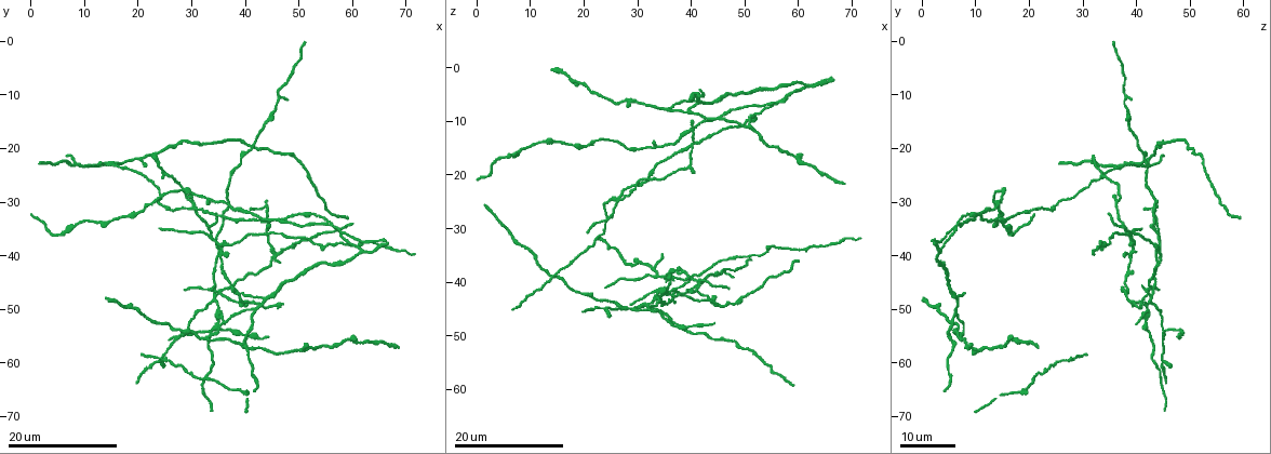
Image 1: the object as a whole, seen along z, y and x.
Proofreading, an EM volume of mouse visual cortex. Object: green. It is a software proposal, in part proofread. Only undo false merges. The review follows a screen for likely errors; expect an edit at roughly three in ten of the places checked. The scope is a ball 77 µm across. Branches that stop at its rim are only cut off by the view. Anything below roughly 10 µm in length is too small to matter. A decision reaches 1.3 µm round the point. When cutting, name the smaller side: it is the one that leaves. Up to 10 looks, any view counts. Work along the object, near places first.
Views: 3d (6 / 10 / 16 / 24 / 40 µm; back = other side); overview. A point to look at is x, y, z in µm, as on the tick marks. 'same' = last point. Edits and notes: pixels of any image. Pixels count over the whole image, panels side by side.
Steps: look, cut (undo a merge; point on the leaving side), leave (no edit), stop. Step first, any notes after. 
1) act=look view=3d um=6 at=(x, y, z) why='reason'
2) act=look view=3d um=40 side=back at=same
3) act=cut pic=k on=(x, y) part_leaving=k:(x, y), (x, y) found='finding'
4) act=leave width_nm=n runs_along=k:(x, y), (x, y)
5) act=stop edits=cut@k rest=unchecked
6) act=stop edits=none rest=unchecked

act=look view=3d um=16 at=(22.5, 25.5, 32.5)

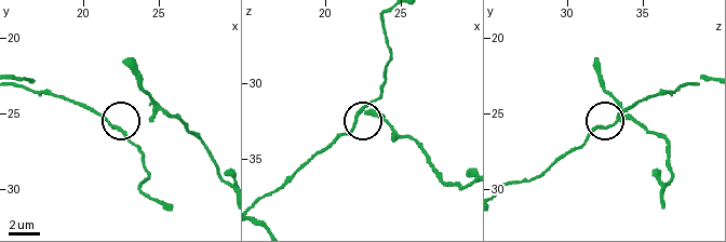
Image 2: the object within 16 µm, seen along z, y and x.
act=look view=3d um=6 at=(22.0, 25.8, 32.6)

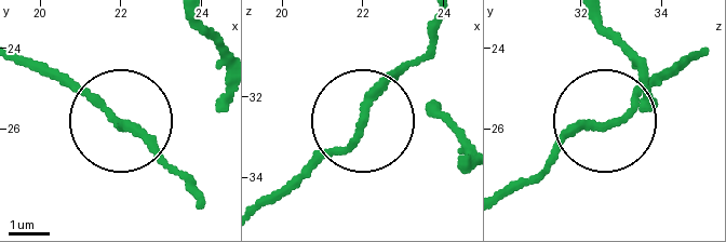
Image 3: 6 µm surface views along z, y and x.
act=look view=3d um=6 side=back at=(22.00, 25.85, 32.70) why='other side'

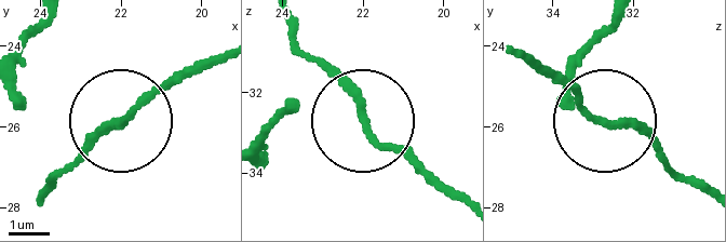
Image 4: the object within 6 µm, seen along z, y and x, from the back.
act=leave width_nm=180 found='continuous, no second neuron'

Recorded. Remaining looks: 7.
act=look view=3d um=24 at=(15.0, 22.5, 38.5) why='four arms meet'

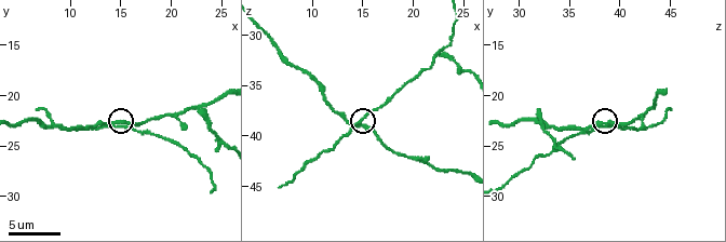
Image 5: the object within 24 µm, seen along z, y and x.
act=look view=3d um=10 at=(14.6, 22.8, 39.0) why='closer look'

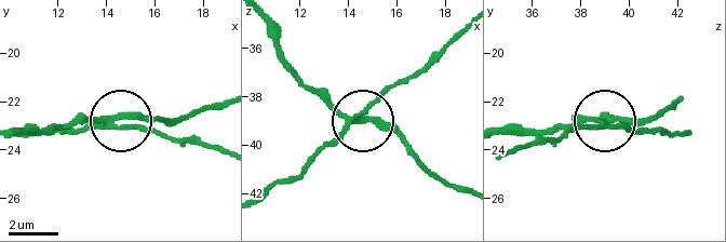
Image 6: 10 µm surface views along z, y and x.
act=cut pic=6 on=(79, 119) part_leaving=6:(107, 120), (179, 120), (223, 108) found='two neurons meet here'

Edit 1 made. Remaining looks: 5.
act=look view=3d um=16 at=(34.5, 47.5, 43.0) why='small branch off a trunk'

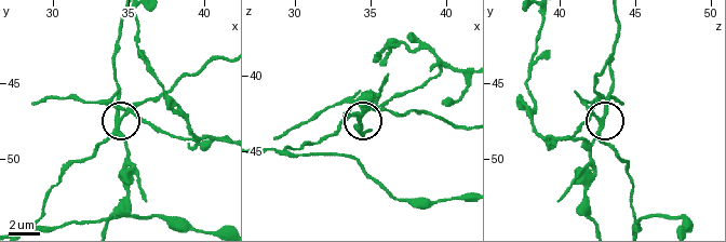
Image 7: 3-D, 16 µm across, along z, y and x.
act=look view=3d um=6 at=(34.2, 47.4, 43.0)

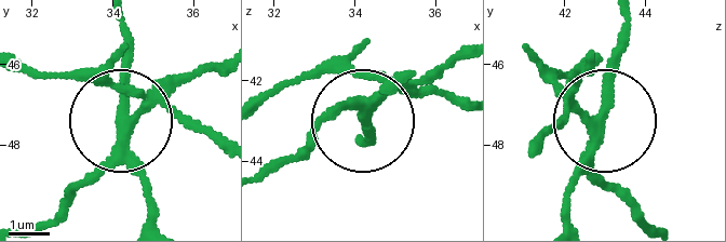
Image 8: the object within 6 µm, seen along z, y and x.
act=cut pic=8 on=(153, 95) side_arm_um=28 arms=4 found='two neurons meet here'

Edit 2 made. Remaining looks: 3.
act=look view=overview

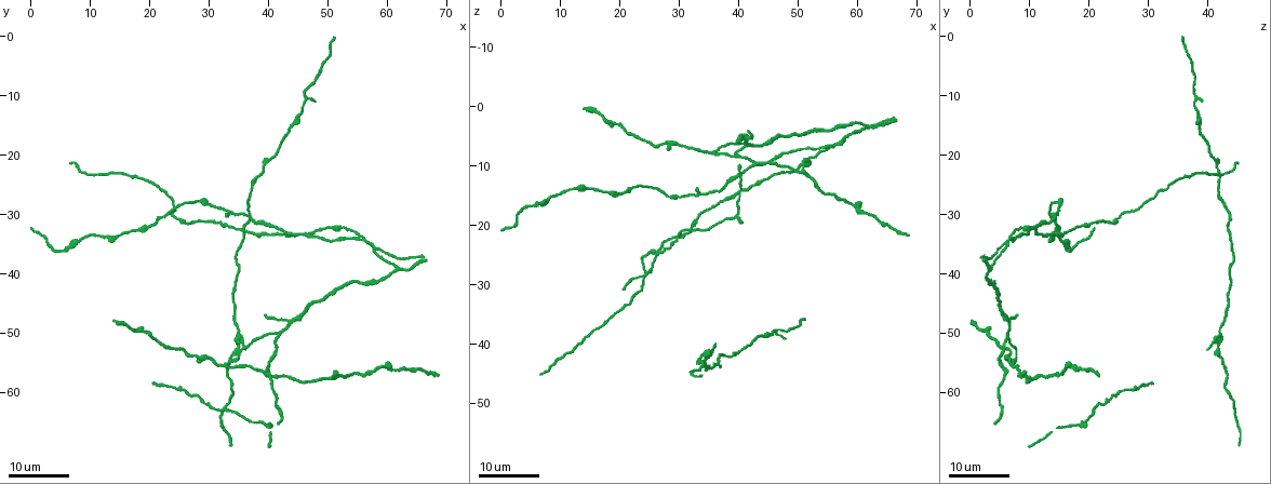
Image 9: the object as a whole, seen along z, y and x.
act=look view=3d um=24 at=(32.5, 55.0, 7.5) why='three arms meet'

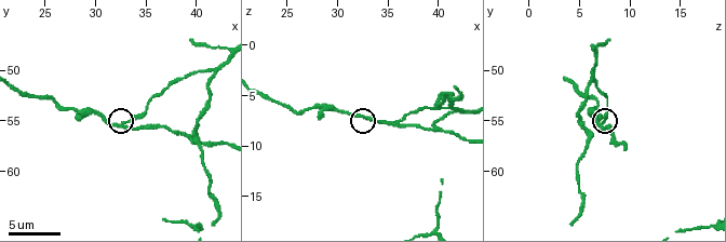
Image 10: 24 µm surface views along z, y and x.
act=look view=3d um=10 at=(32.6, 55.4, 7.0)

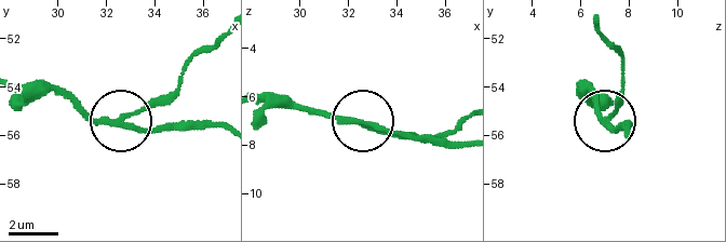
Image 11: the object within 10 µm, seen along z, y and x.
act=cut pic=11 on=(83, 113) arms=3 part_leaving=11:(118, 124), (146, 131), (220, 124) found='a second neuron is stuck on'

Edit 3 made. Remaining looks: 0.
act=stop edits=cut@6,cut@8,cut@11 rest=unchecked

